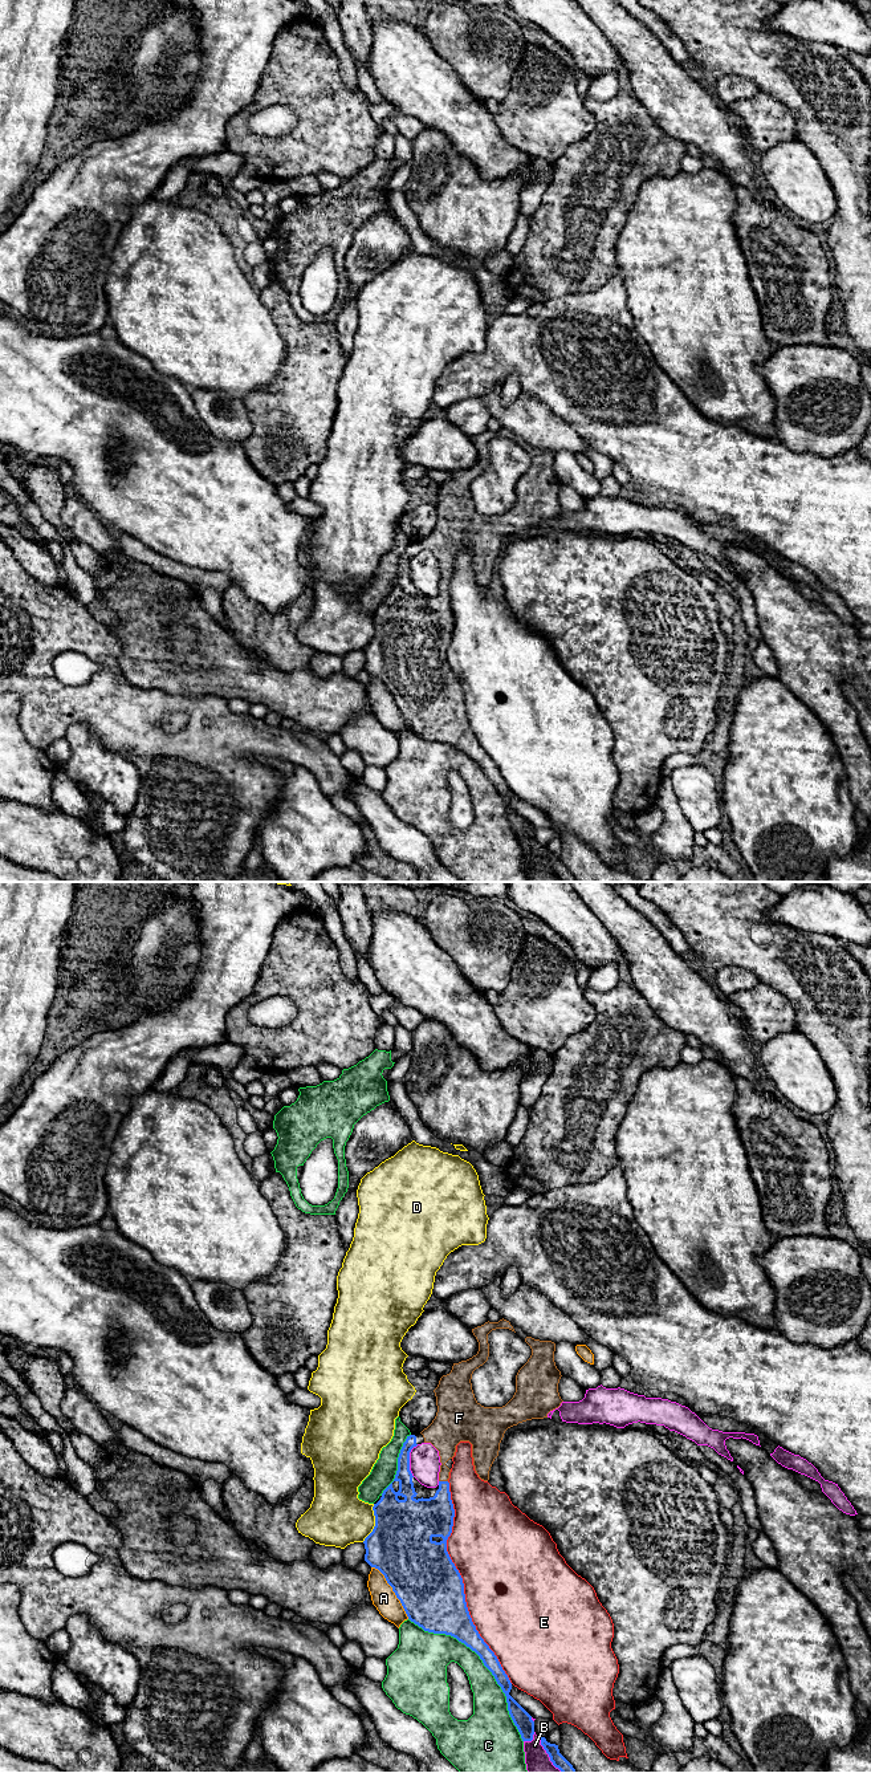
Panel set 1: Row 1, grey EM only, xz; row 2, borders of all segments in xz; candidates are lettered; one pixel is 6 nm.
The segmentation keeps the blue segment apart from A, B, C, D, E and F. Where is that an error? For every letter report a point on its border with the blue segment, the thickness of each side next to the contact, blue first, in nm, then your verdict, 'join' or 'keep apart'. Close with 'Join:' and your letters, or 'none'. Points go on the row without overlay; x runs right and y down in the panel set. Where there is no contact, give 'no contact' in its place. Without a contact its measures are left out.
A: meets blue in xz at (393, 699); 400 nm thick on the blue side, 150 nm on the other; keep apart
B: meets blue in xz at (408, 569); 100 nm thick on the blue side, 190 nm on the other; keep apart
C: meets blue in xz at (484, 773); 140 nm thick on the blue side, 200 nm on the other; keep apart
D: meets blue in xz at (375, 631); 400 nm thick on the blue side, 360 nm on the other; keep apart
E: meets blue in xz at (462, 691); 400 nm thick on the blue side, 480 nm on the other; keep apart
F: meets blue in xz at (443, 590); 240 nm thick on the blue side, 150 nm on the other; join
Join: F

